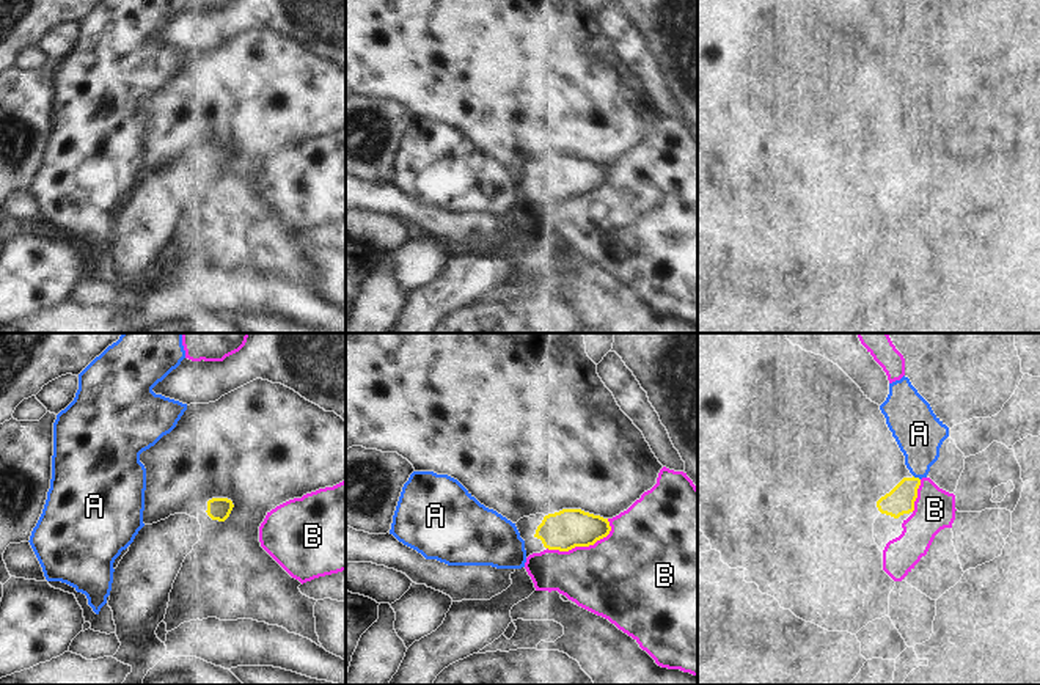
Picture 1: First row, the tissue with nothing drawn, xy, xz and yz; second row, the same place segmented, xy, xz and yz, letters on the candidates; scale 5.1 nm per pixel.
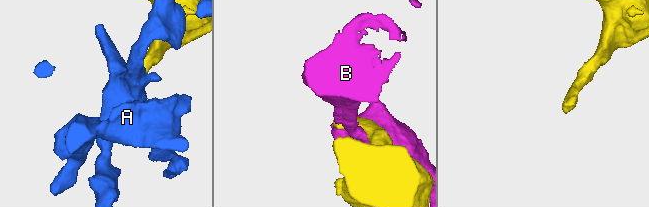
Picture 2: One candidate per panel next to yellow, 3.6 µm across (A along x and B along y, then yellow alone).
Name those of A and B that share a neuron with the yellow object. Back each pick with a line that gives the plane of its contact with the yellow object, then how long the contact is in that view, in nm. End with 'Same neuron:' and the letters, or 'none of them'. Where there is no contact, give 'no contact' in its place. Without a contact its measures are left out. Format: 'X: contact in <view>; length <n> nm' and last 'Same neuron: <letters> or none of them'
Same neuron: none of them

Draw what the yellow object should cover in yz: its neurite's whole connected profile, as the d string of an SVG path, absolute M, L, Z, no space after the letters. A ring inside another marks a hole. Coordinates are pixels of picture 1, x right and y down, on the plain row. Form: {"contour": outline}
{"contour": "M903 126L889 141L877 149L880 163L873 171L873 187L881 200L889 189L902 182L902 171L914 159L919 134L919 126Z"}

